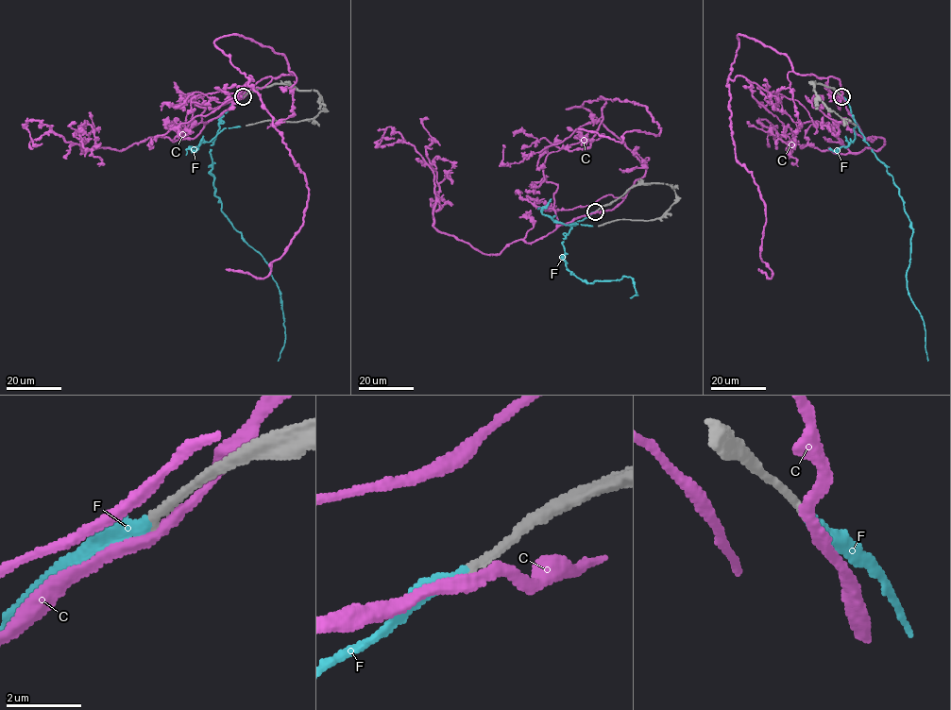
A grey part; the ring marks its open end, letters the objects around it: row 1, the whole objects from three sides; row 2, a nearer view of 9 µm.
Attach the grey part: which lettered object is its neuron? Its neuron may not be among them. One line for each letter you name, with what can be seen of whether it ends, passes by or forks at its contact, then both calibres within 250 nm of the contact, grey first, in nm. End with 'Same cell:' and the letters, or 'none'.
F: it ends | 240/260 nm
Same cell: F

